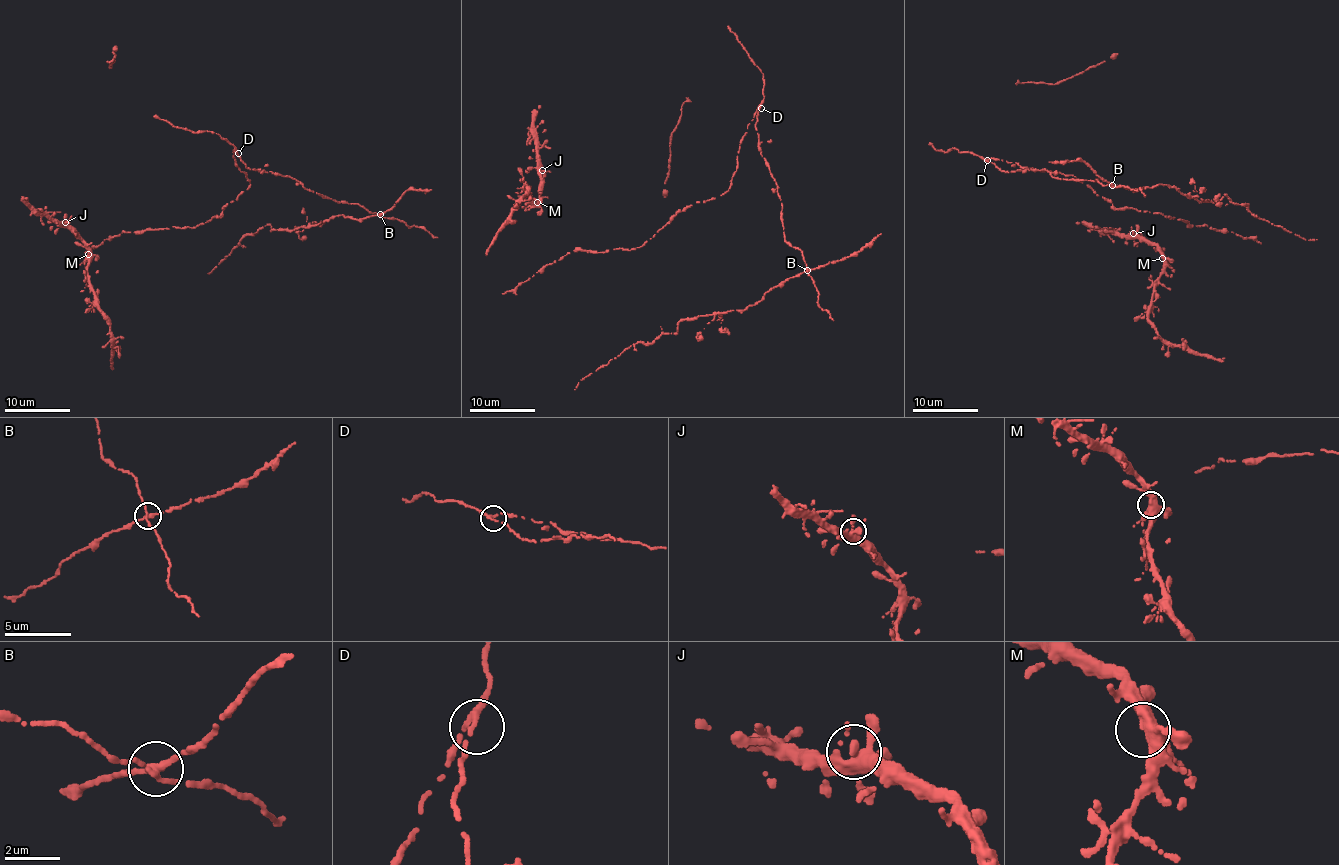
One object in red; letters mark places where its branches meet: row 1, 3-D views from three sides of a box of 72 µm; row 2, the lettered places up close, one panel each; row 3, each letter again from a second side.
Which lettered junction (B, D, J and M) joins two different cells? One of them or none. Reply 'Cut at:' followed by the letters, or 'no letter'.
Cut at: B

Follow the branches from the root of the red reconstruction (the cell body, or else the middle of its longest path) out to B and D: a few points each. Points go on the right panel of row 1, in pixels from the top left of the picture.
B: (1011, 163), (993, 158), (988, 161), (1002, 171), (1047, 169), (1052, 177), (1097, 179), (1104, 186), (1112, 185)
D: (1011, 163), (993, 158), (987, 160)

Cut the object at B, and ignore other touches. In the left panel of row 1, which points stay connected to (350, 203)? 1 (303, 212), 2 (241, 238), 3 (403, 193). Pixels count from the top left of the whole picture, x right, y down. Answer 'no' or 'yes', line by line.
1: no
2: no
3: no

